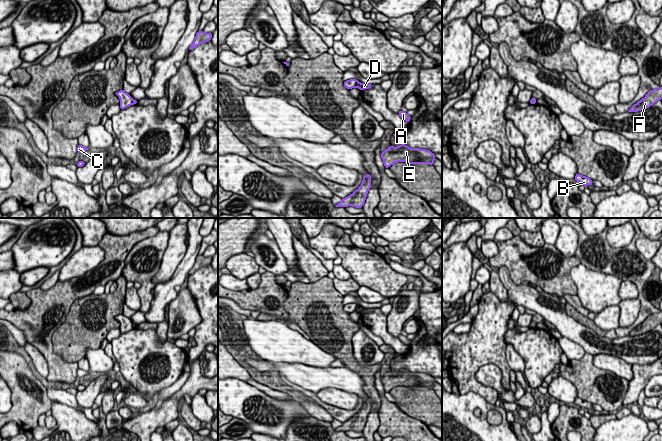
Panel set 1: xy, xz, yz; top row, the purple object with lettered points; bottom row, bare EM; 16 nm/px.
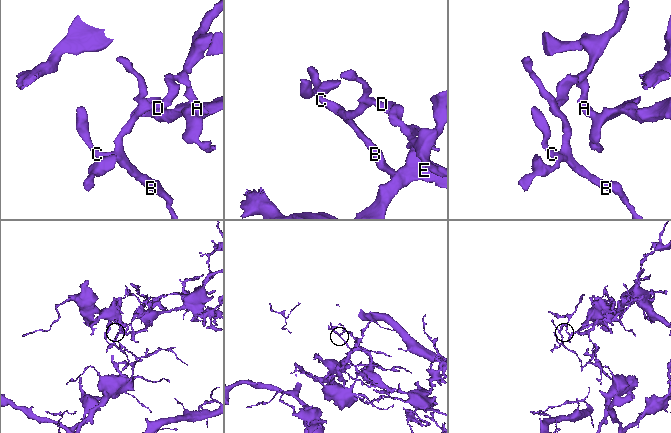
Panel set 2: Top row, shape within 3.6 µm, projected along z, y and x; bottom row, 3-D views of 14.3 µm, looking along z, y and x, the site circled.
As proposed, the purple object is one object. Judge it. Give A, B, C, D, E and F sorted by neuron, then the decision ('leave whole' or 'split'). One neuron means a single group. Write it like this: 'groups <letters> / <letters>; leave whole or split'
groups A D E F / B C; split

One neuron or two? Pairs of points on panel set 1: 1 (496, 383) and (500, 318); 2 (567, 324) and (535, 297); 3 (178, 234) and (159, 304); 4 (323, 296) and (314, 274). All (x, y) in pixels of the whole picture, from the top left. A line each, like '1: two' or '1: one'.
1: two
2: one
3: two
4: two

